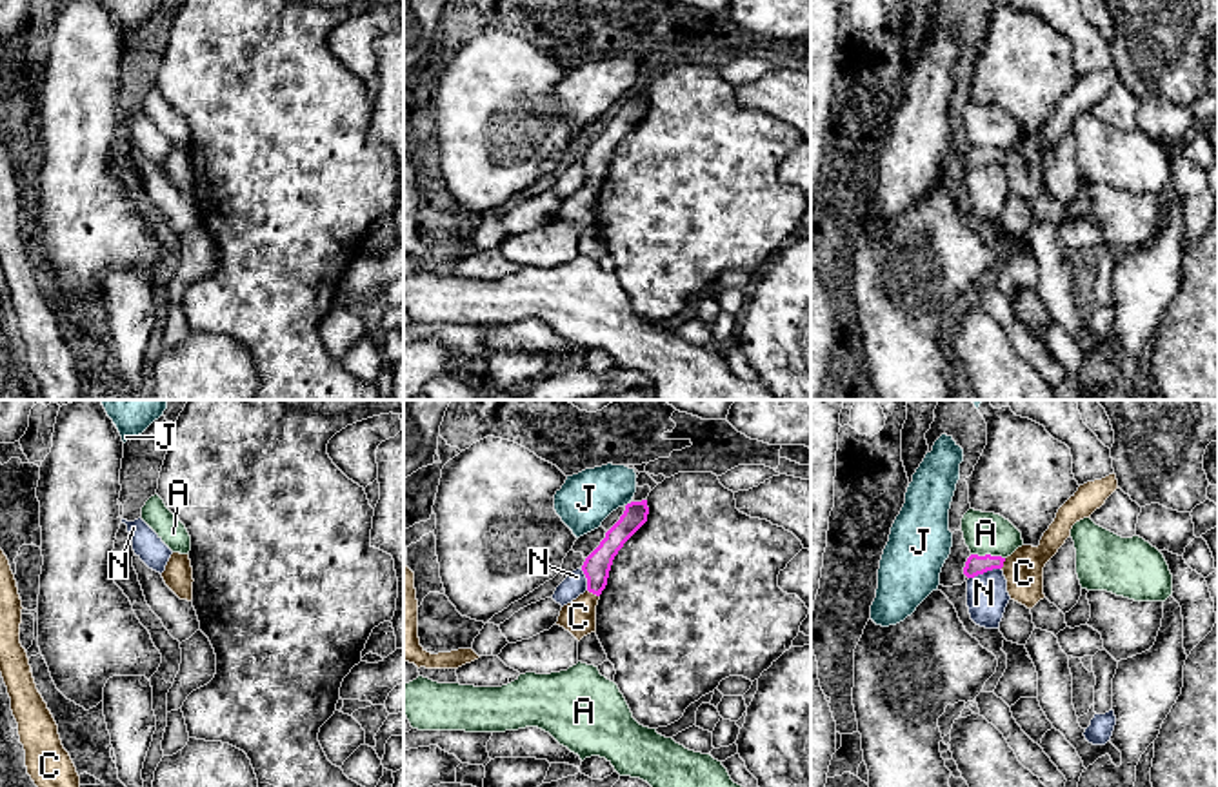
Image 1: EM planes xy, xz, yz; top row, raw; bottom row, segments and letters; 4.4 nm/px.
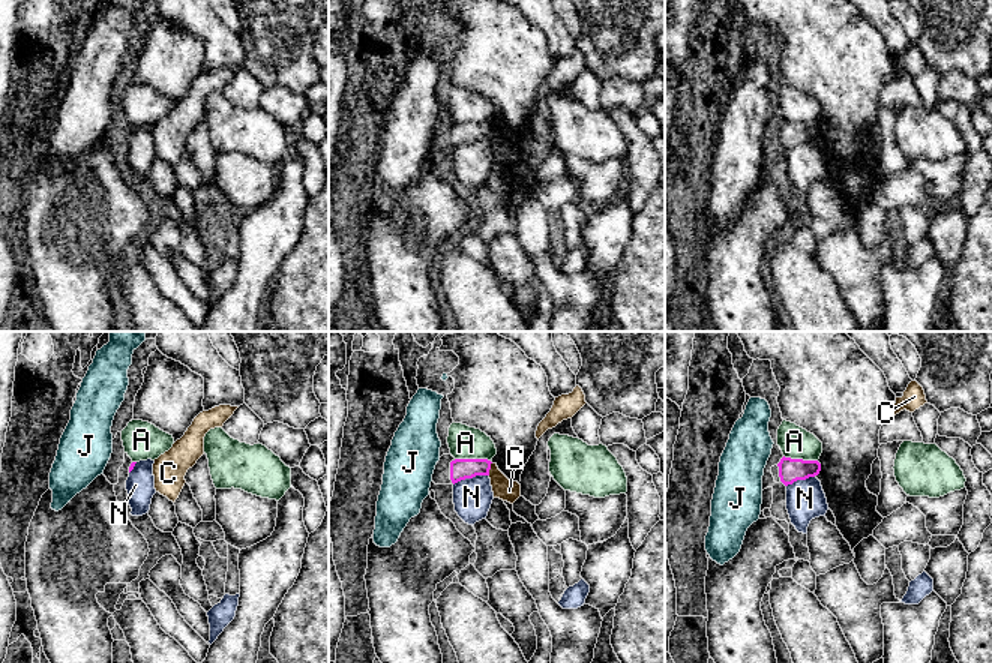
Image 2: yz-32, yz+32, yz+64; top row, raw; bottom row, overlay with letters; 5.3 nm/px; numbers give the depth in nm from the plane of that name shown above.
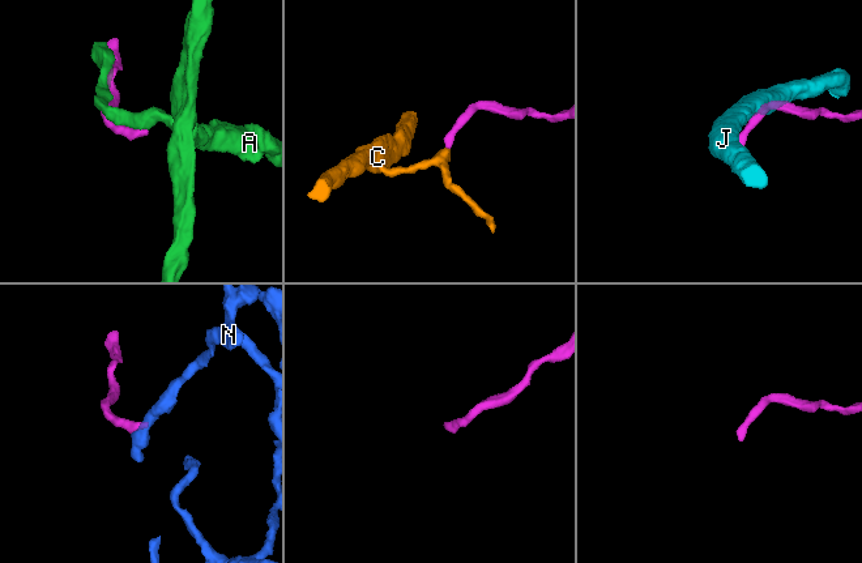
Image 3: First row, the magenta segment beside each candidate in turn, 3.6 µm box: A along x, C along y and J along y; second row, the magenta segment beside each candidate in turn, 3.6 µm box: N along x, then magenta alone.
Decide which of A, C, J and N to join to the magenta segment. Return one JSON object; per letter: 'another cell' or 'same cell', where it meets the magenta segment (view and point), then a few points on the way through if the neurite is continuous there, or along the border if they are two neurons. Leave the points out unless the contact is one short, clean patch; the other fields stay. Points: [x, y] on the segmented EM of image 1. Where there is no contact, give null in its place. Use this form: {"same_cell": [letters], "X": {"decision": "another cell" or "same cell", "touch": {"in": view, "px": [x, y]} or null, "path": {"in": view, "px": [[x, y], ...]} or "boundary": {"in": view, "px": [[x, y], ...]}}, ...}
{"same_cell": [], "A": {"decision": "another cell", "touch": {"in": "yz", "px": [988, 555]}}, "C": {"decision": "another cell", "touch": {"in": "xz", "px": [593, 593]}, "boundary": {"in": "xz", "px": [[588, 589], [599, 597]]}}, "J": {"decision": "another cell", "touch": {"in": "xz", "px": [628, 504]}, "boundary": {"in": "xz", "px": [[631, 502], [626, 506]]}}, "N": {"decision": "another cell", "touch": {"in": "yz", "px": [984, 571]}}}

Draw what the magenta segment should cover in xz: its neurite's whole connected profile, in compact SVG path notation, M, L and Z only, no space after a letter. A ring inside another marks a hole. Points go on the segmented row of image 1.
M647 500L625 505L620 520L605 533L600 545L585 558L582 571L587 578L587 591L600 596L607 585L614 556L624 543L647 522Z

